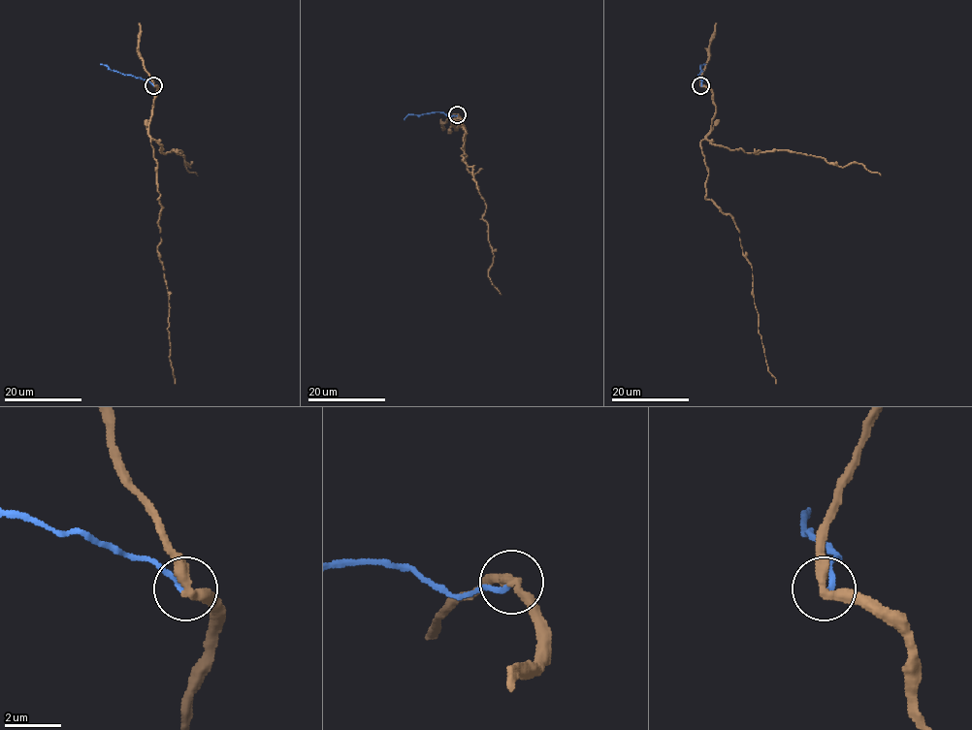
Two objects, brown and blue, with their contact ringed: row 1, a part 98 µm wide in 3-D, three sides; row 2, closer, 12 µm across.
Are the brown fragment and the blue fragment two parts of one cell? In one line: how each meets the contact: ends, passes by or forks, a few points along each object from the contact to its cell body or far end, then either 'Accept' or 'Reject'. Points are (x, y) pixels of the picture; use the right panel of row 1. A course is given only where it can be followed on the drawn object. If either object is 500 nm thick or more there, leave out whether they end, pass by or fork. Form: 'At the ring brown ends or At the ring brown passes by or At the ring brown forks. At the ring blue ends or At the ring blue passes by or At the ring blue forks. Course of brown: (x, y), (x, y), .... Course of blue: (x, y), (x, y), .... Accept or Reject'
At the ring brown passes by. At the ring blue ends. Course of brown: (700, 84), (715, 106), (711, 130), (700, 142), (705, 198), (739, 233), (775, 383). Course of blue: (700, 84), (702, 81), (697, 77), (700, 66), (705, 64). Reject

